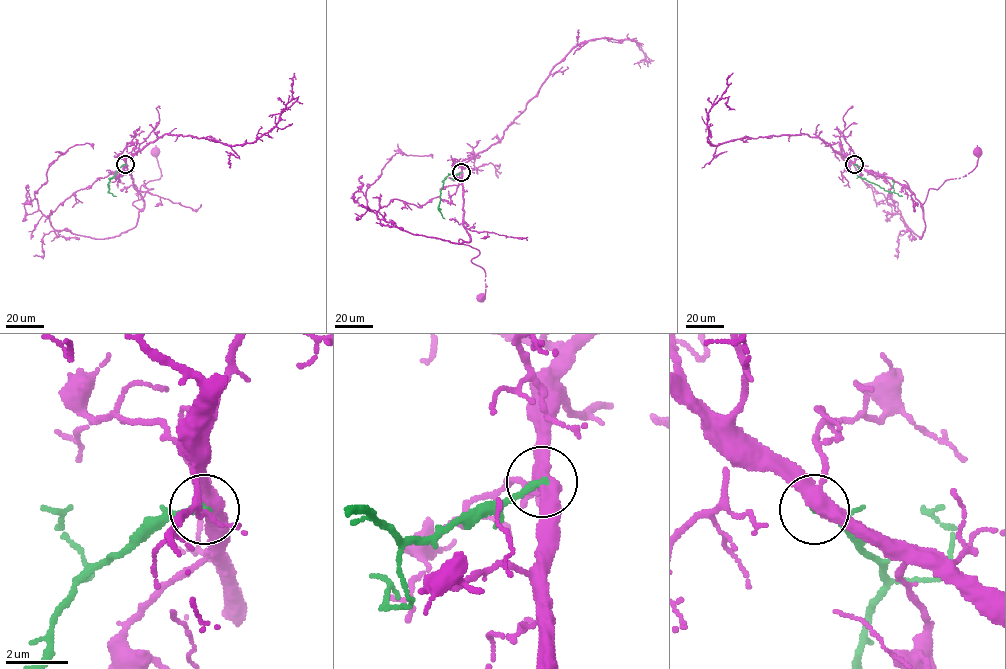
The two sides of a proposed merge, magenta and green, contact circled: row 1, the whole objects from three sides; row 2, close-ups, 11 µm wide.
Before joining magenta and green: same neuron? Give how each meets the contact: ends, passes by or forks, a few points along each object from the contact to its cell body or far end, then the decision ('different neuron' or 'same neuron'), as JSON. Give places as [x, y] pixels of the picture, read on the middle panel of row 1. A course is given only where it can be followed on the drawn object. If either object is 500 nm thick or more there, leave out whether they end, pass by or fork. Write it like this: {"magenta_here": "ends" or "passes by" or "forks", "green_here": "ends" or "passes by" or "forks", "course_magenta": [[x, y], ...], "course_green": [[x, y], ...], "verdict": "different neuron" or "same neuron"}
{"magenta_here": "forks", "green_here": "ends", "course_magenta": [[461, 172], [463, 227], [470, 239], [458, 241], [479, 251], [471, 261], [485, 273], [485, 291], [481, 297]], "course_green": [[461, 172], [445, 178], [440, 209]], "verdict": "different neuron"}

